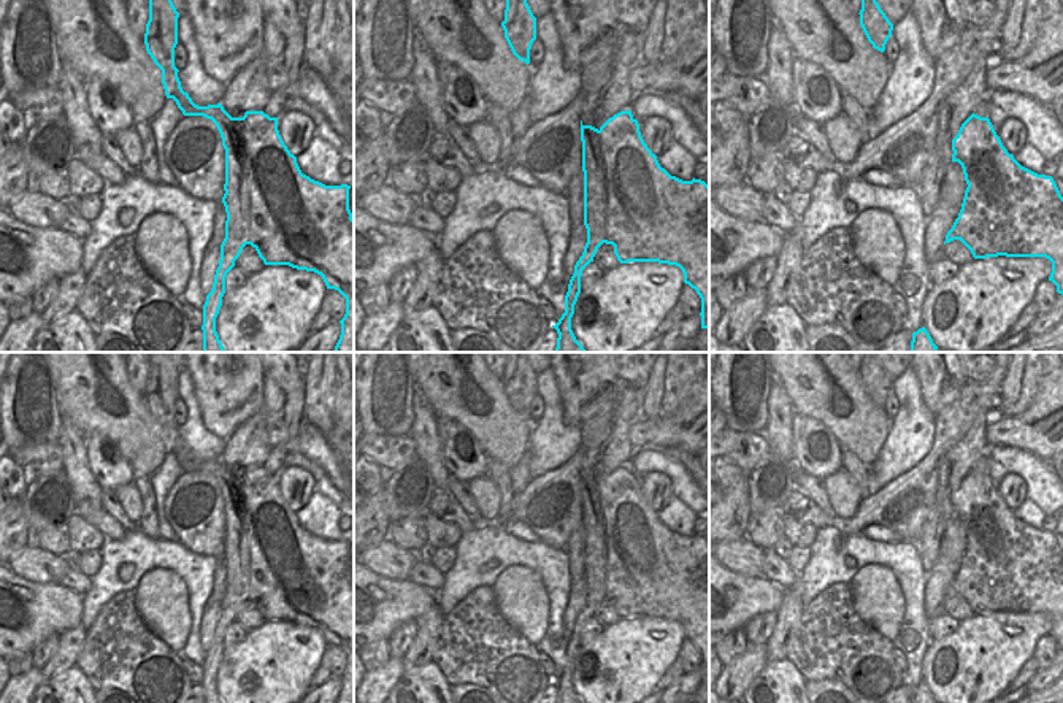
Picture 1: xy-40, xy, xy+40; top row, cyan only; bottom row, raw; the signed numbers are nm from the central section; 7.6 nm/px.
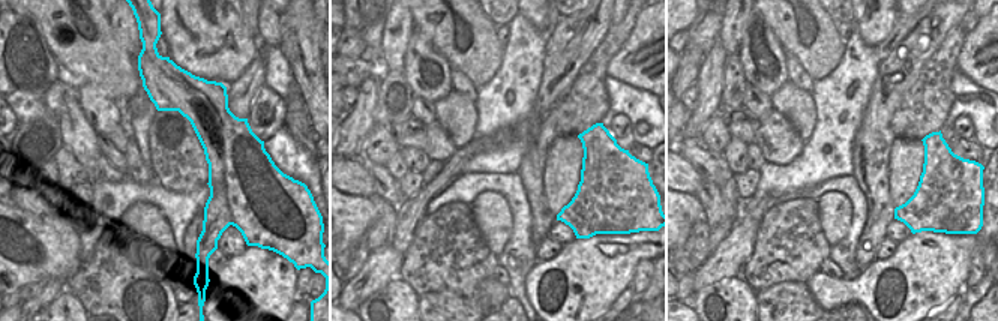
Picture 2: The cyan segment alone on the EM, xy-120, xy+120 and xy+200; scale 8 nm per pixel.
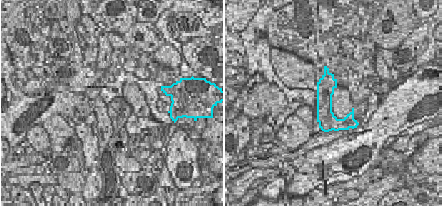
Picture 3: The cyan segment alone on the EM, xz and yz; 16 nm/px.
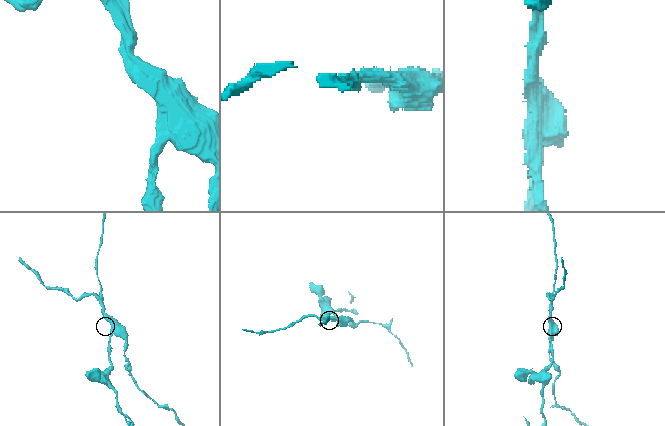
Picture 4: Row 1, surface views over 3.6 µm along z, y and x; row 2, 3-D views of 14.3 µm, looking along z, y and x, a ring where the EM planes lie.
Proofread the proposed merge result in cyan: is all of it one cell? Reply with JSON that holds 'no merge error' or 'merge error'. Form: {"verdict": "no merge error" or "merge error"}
{"verdict": "merge error"}

